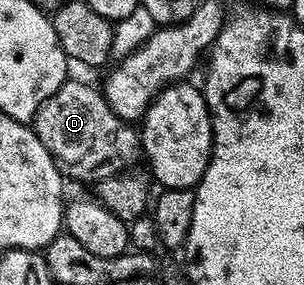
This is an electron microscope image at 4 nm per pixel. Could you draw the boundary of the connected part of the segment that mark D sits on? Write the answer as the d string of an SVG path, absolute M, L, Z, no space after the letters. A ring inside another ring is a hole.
M70 78L48 101L37 110L37 116L31 120L31 126L36 131L39 141L52 153L57 160L62 172L73 179L106 179L112 175L120 175L134 166L136 159L142 158L141 136L138 128L132 123L126 123L111 109L105 100L104 94L97 91L89 83L80 83L79 80Z

